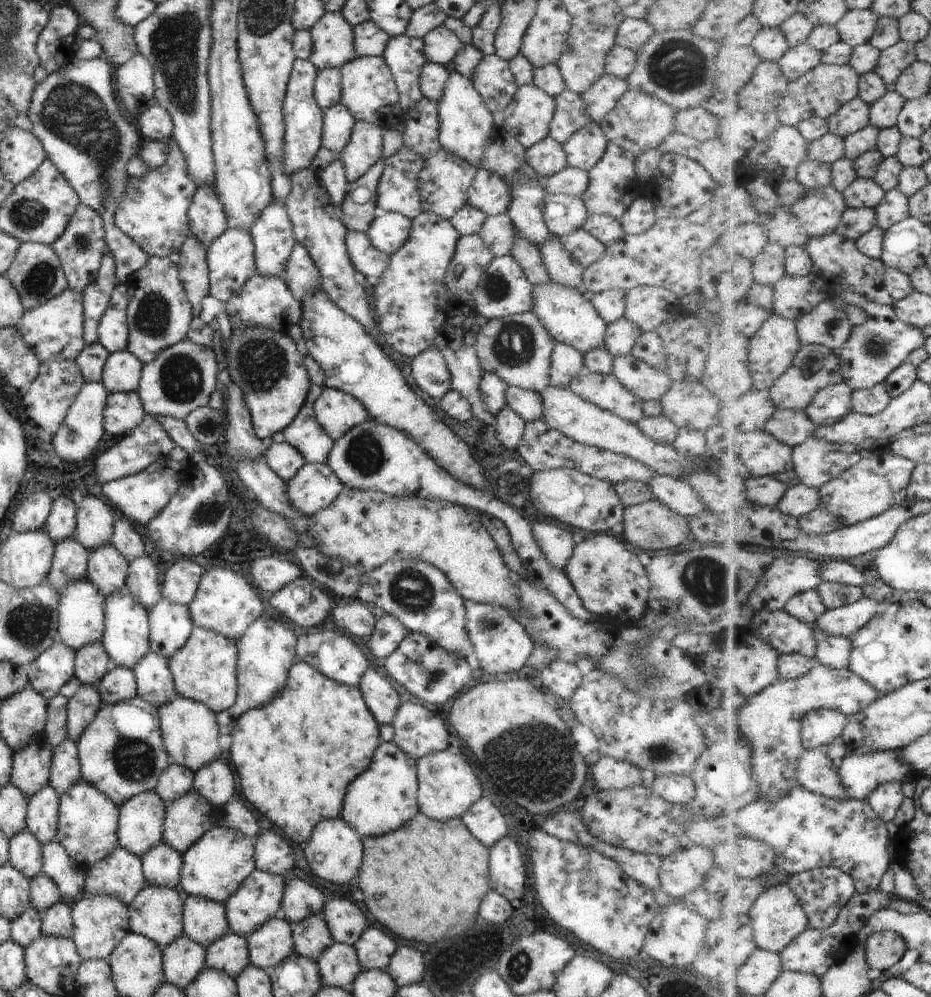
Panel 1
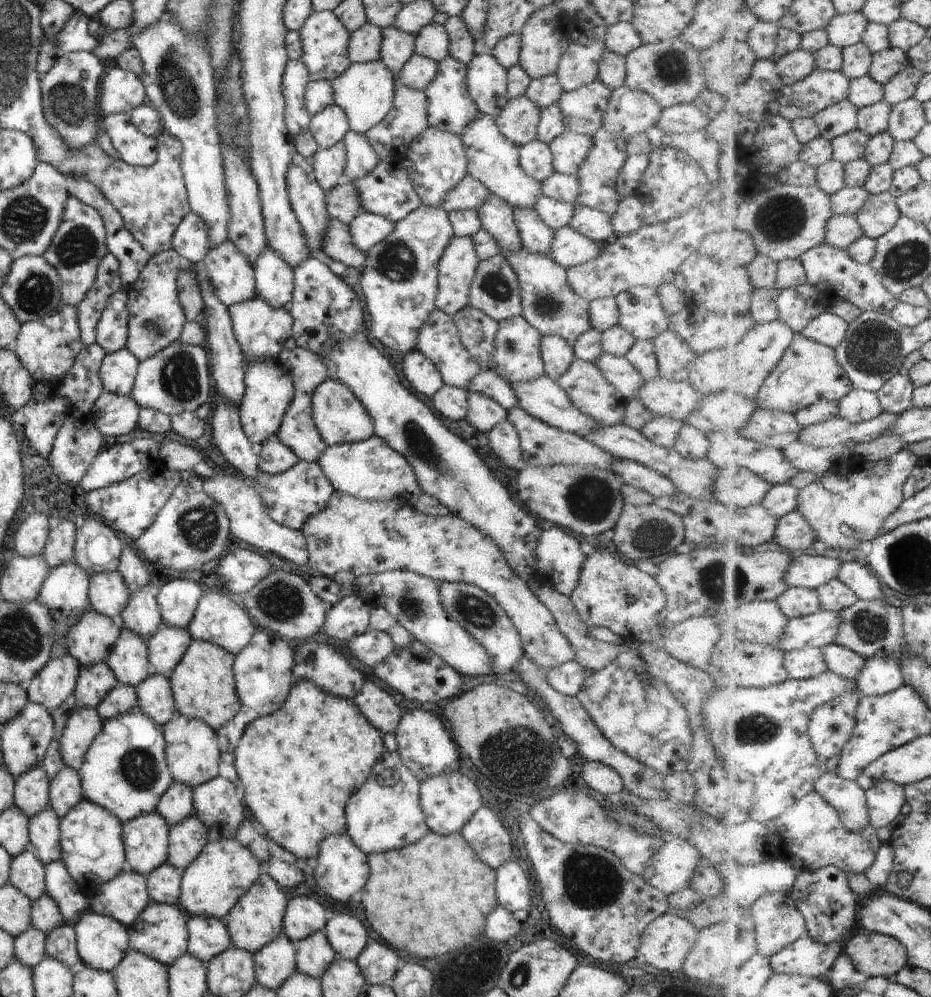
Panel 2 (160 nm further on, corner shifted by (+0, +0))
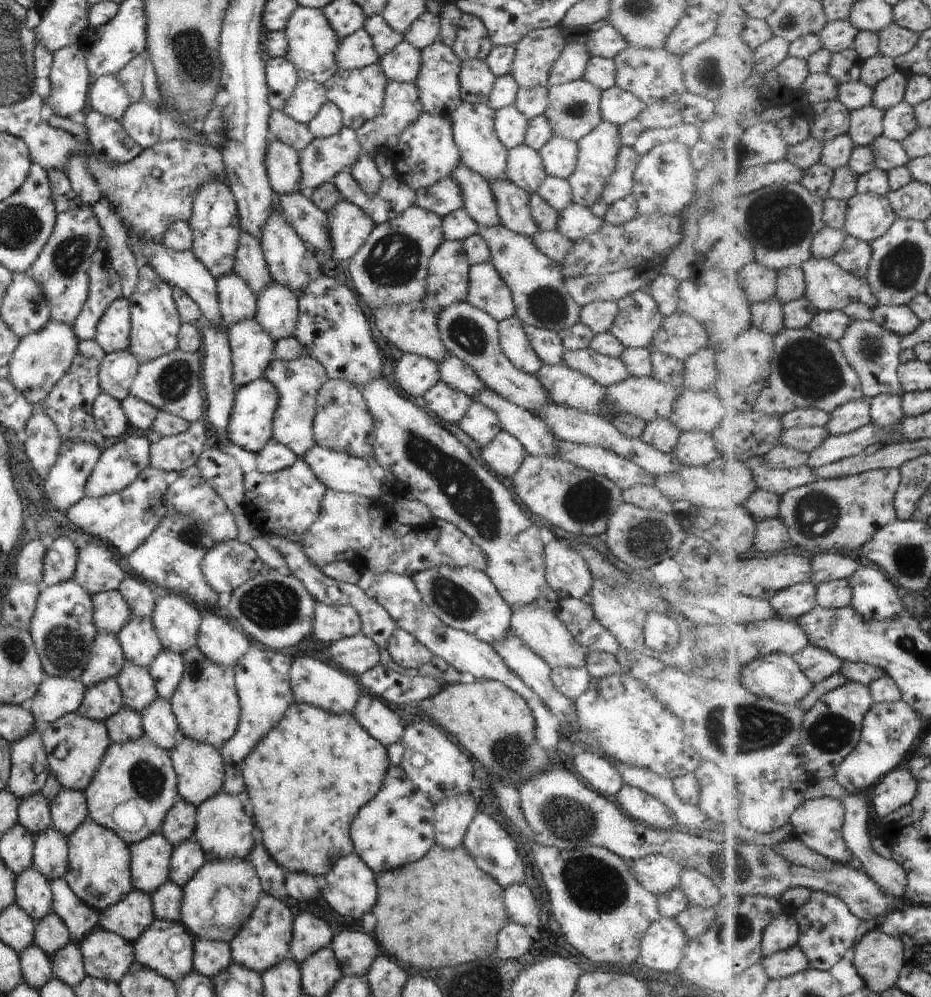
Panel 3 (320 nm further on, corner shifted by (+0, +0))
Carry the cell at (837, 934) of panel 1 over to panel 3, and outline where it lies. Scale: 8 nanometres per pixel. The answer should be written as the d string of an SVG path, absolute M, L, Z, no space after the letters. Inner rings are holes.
M797 945L786 951L779 951L763 960L769 979L788 978L799 972L811 969L807 954Z

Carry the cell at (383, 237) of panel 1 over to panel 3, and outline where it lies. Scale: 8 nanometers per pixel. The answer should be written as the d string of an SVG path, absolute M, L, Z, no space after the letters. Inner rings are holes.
M345 199L333 204L325 216L330 244L327 257L335 260L351 258L375 226L358 206Z

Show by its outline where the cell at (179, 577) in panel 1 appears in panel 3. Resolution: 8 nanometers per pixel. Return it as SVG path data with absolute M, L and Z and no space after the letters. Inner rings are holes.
M173 592L155 602L150 618L162 648L179 656L196 646L200 620L197 606Z

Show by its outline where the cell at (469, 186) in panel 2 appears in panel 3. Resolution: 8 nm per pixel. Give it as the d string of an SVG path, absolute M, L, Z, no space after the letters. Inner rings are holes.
M449 177L436 180L431 186L418 188L414 192L414 205L428 210L438 217L462 208L462 196L455 181Z

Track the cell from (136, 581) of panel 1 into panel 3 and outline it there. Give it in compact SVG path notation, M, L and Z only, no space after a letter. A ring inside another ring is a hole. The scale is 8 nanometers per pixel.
M132 617L120 628L116 639L126 662L139 668L147 669L162 649L150 618Z

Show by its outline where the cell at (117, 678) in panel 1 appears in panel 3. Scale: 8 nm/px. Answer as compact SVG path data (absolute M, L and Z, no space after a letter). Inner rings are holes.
M125 706L103 721L111 743L123 744L137 740L144 732L140 714Z

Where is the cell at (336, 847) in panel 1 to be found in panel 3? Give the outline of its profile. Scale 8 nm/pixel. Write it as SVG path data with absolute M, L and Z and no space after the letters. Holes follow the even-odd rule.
M354 853L349 856L342 856L335 860L331 870L324 876L326 883L320 889L320 894L327 904L339 916L359 920L365 912L371 912L371 906L375 904L375 875L361 862L361 859Z

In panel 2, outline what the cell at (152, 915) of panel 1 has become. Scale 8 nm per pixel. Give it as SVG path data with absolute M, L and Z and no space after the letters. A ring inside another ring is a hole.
M149 901L137 919L126 928L129 948L145 954L147 958L151 958L165 967L171 966L173 960L177 960L179 956L183 956L187 952L185 920L184 911L176 904L157 904L157 902Z

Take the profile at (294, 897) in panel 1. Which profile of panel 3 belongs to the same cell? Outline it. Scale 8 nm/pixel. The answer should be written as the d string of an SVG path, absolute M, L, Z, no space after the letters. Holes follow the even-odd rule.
M302 912L294 917L290 935L288 956L297 964L315 951L327 947L333 938L329 926L308 912Z

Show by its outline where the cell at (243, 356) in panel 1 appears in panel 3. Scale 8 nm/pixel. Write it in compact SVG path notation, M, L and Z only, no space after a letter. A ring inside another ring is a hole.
M259 377L247 384L235 389L234 401L228 416L226 431L226 441L237 444L255 454L259 452L265 443L272 440L272 418L276 409L277 393L270 382Z

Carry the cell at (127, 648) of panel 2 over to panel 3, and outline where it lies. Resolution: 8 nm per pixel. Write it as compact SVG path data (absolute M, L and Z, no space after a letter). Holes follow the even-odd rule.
M124 660L123 668L114 678L118 684L122 704L139 713L157 696L147 669L131 665Z

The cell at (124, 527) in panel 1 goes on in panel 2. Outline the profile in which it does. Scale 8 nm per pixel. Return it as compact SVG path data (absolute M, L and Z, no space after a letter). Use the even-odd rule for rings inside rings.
M131 543L123 544L116 570L121 574L128 592L135 592L137 588L148 584L147 568Z

